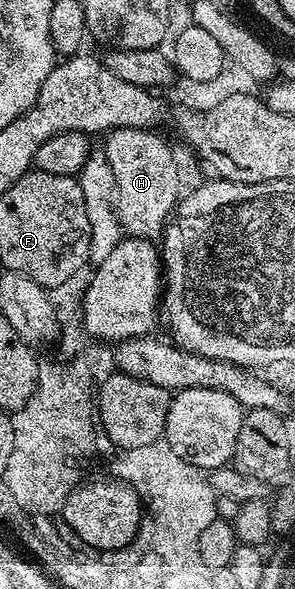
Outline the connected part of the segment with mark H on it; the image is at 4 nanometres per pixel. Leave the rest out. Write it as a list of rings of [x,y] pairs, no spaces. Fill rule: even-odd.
[[[119,127],[106,136],[103,153],[117,181],[116,213],[131,238],[157,238],[180,199],[180,171],[173,151],[155,130]]]

